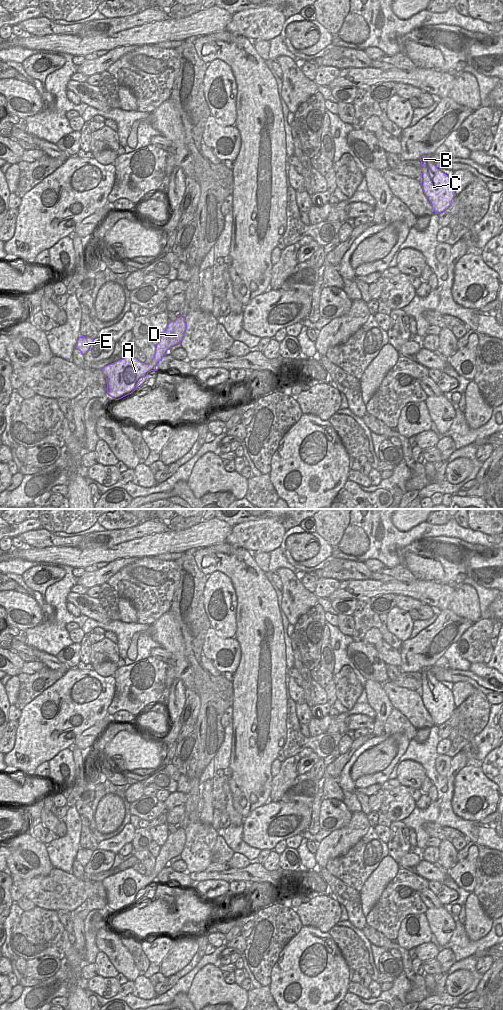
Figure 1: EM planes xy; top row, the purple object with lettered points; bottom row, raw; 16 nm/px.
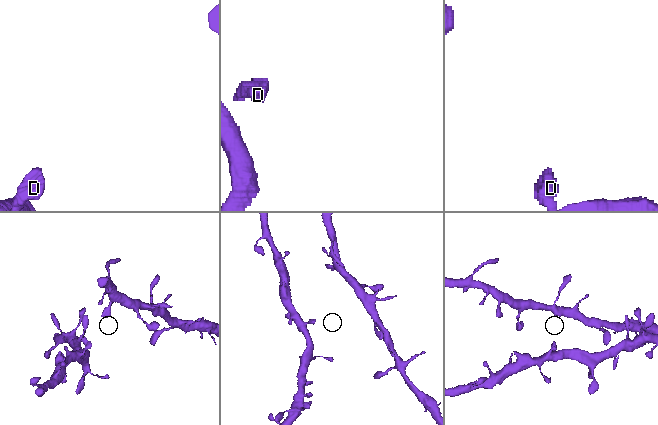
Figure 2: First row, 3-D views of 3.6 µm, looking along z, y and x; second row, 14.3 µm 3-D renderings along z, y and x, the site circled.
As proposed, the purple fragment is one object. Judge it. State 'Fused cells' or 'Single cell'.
Single cell

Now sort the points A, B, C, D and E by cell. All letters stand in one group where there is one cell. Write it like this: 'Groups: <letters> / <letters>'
Groups: A B C D E

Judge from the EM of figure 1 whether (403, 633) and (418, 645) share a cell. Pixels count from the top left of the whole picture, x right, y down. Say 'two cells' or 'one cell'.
two cells

